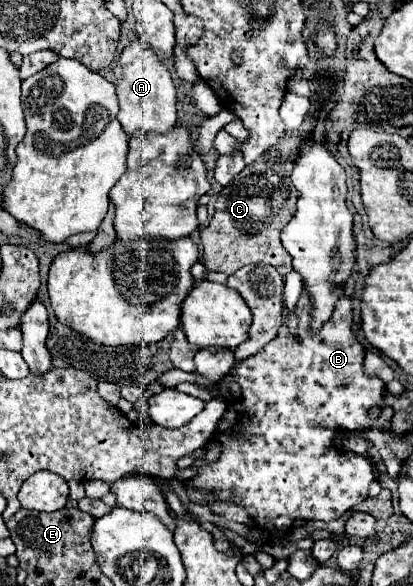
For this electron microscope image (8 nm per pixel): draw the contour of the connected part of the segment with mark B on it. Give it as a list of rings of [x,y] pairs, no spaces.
[[[301,292],[301,298],[295,306],[295,316],[299,318],[299,334],[293,336],[287,328],[287,322],[279,328],[277,336],[263,346],[255,356],[239,360],[231,372],[229,380],[241,386],[241,396],[235,400],[239,404],[237,420],[241,426],[233,428],[233,434],[215,432],[213,438],[221,446],[221,454],[215,462],[205,464],[207,448],[195,450],[195,478],[189,478],[185,488],[191,492],[209,492],[217,500],[235,502],[245,508],[249,518],[259,530],[269,532],[269,536],[283,538],[287,528],[293,526],[295,520],[337,520],[349,508],[363,502],[367,498],[371,482],[375,482],[375,468],[367,456],[347,452],[337,446],[339,430],[359,430],[363,436],[371,426],[367,418],[367,410],[371,406],[383,406],[385,382],[377,376],[367,376],[363,368],[365,348],[353,336],[353,308],[351,296],[343,294],[333,310],[333,316],[321,326],[321,330],[313,330],[311,324],[311,296],[309,292]]]

